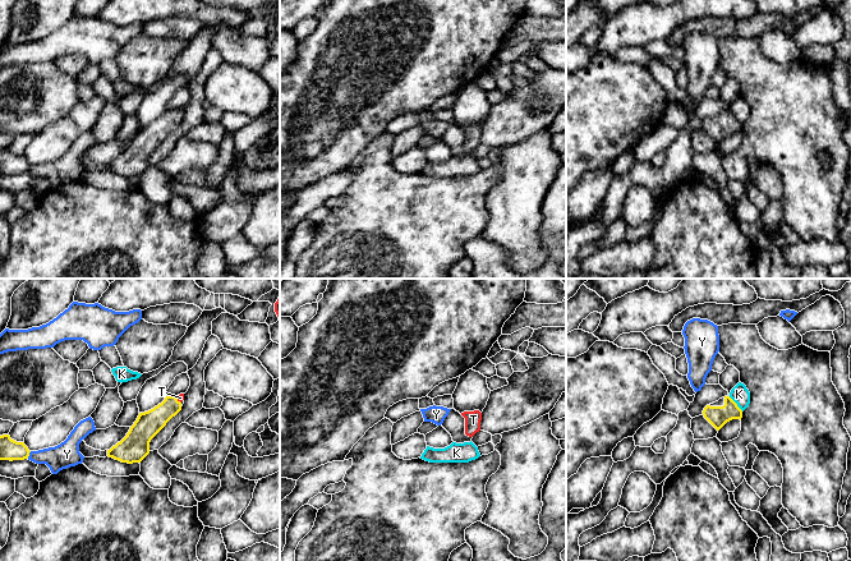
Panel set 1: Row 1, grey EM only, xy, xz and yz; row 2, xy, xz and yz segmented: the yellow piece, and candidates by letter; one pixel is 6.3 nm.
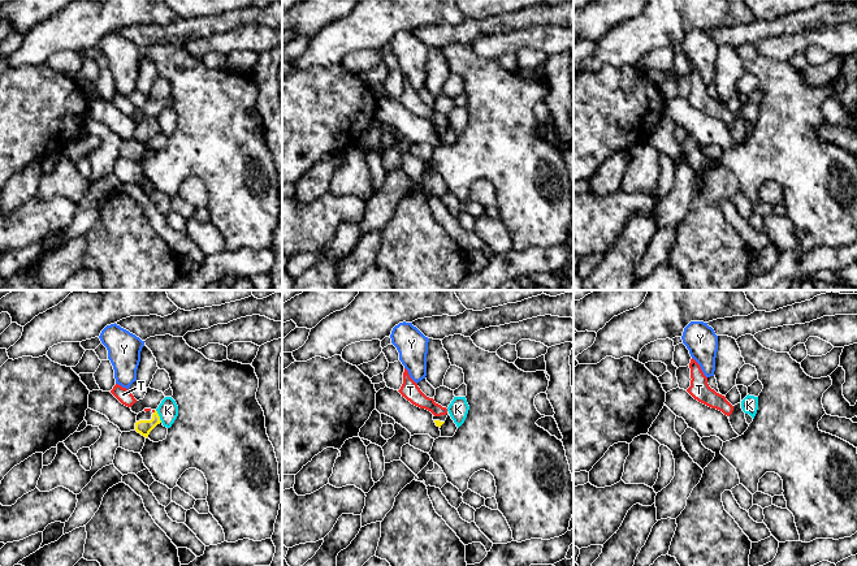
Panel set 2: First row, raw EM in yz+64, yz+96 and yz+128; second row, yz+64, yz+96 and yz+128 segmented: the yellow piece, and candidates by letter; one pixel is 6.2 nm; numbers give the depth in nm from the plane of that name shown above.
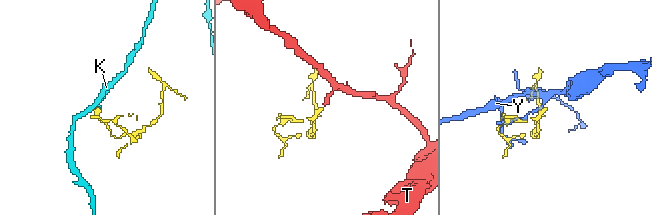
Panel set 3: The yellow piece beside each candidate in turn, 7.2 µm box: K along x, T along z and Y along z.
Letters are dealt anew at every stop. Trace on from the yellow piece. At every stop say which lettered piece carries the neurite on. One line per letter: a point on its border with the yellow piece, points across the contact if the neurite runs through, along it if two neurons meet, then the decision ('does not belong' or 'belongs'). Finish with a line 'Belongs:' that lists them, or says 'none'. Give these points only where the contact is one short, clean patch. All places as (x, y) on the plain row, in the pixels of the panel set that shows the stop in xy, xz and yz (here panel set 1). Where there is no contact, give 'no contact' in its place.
K: yz (736, 118) | along yz (728, 110), (743, 124) | does not belong
T: xy (176, 114) | across xy (150, 137), (176, 114), (180, 111) | belongs
Y: xy (28, 169) | does not belong
Belongs: T

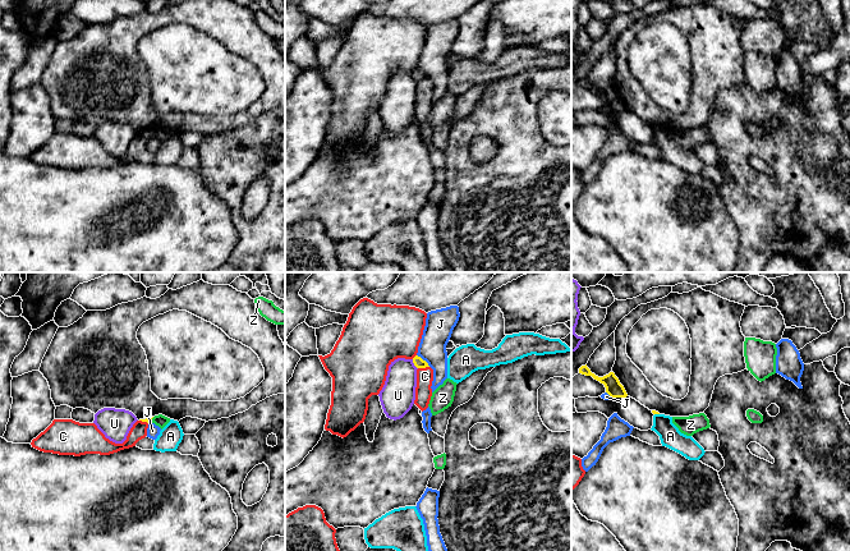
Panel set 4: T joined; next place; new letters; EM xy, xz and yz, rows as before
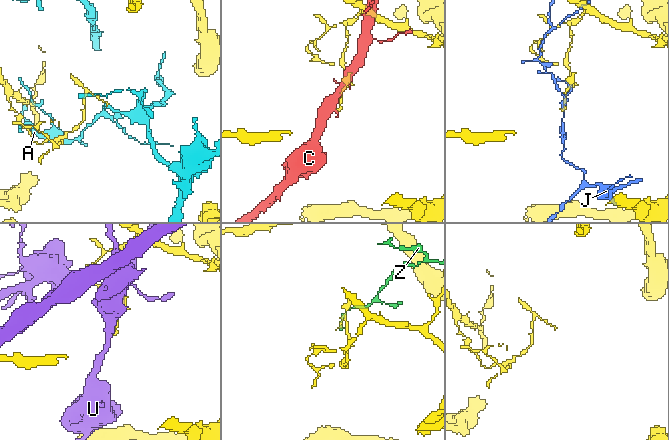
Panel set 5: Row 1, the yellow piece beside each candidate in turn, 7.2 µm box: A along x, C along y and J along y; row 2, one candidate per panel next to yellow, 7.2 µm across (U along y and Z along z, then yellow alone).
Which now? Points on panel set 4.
A: yz (657, 127) | does not belong
C: xz (423, 81) | does not belong
J: xz (422, 73) | does not belong
U: xz (414, 78) | does not belong
Z: xy (151, 133) | along xy (154, 131), (151, 134) | does not belong
Belongs: none

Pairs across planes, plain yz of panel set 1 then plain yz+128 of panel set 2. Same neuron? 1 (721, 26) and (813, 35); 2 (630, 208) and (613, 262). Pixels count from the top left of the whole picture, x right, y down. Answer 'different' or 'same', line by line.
1: different
2: different

